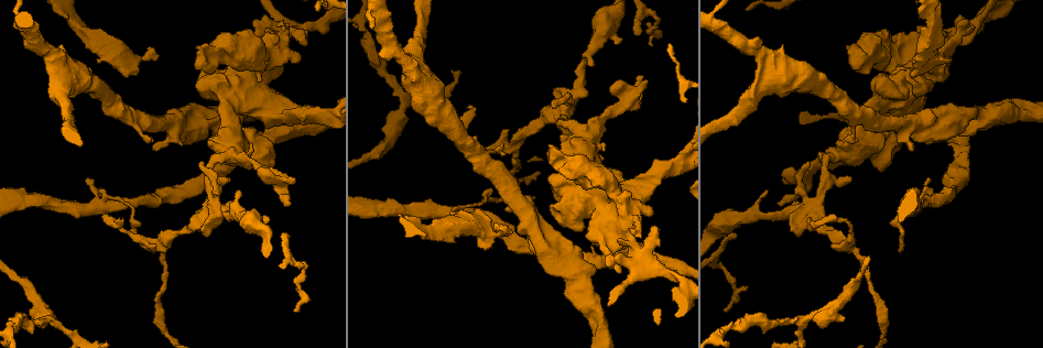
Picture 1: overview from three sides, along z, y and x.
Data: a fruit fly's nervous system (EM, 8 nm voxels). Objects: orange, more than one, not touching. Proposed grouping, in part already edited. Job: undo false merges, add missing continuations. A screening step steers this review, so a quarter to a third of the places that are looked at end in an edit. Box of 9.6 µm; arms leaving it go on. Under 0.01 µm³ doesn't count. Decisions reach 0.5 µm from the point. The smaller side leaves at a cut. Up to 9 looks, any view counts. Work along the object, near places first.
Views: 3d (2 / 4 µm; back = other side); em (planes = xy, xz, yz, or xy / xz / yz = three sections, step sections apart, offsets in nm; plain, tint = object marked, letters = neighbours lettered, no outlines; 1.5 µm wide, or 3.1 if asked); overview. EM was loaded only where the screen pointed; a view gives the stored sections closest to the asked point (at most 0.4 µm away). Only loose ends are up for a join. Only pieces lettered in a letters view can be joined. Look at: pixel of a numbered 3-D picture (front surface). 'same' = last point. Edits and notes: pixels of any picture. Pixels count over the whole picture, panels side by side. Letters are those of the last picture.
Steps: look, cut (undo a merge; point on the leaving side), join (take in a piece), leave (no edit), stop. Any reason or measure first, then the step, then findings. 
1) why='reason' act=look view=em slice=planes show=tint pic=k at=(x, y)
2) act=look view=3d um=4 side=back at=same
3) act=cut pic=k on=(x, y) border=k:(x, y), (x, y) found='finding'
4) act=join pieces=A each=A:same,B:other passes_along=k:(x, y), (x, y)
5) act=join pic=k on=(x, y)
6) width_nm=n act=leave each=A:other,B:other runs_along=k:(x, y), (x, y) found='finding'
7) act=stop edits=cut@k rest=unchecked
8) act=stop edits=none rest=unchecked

why='thick turns thin' act=look view=3d um=2 pic=1 at=(933, 23)

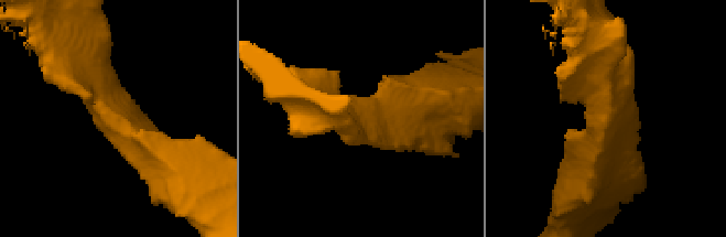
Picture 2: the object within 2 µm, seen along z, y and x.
arm_widths_nm=240,460 act=look view=em slice=planes show=letters pic=2 at=(363, 117)

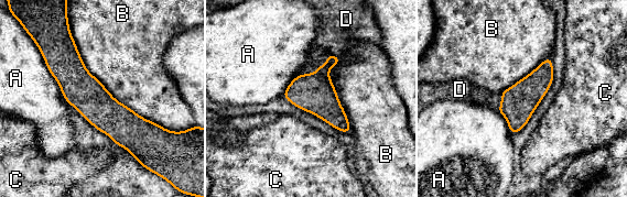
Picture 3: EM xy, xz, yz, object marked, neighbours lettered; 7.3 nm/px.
act=leave each=A:other,B:other,C:other,D:other border=3:(68, 23), (85, 67), (160, 124) found='continuous, no second cell'

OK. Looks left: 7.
why='three-way junction' act=look view=em slice=planes show=letters pic=1 at=(946, 58)

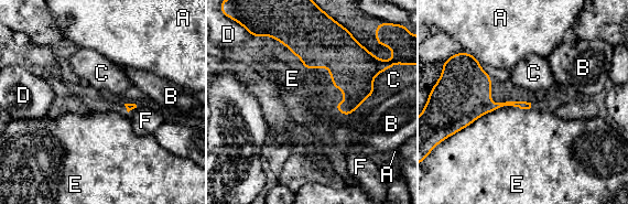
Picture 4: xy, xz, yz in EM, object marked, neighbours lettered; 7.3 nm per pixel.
longest_contact=E:600nm act=leave each=A:other,B:other,C:other,D:other,E:other,F:other border=4:(529, 108), (497, 108), (454, 135) found='none of them fits'

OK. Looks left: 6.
why='thin end' act=look view=em slice=xy step=8 show=tint pic=1 at=(810, 217)

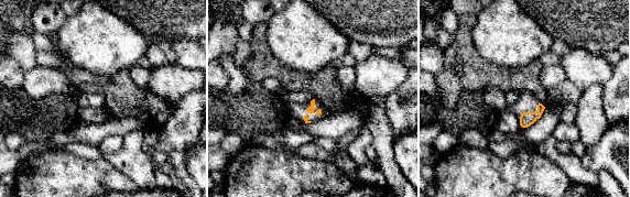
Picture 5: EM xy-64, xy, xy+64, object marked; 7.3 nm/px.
act=look view=em slice=planes show=letters at=same

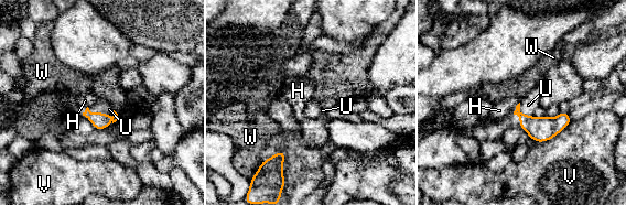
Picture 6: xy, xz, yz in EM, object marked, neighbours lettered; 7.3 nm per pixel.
act=join pieces=U each=H:other,U:same,V:other,W:other passes_along=6:(100, 120), (99, 112), (100, 106) found='the cell continues'

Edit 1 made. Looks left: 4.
act=look view=overview

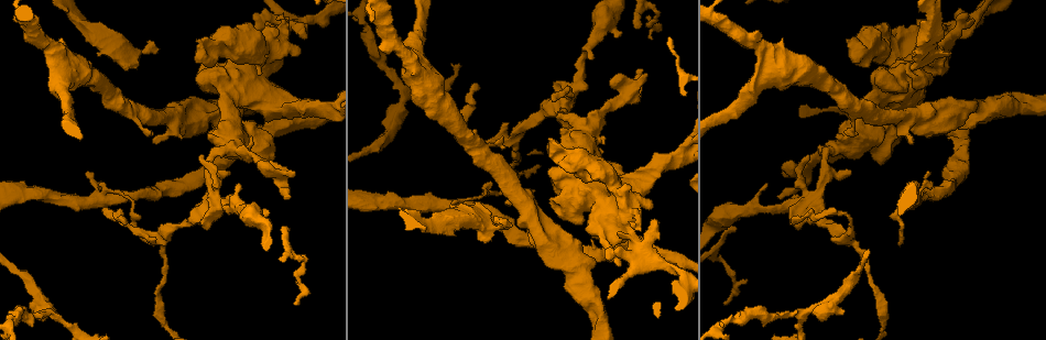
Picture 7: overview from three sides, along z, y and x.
why='a narrow waist' act=look view=3d um=4 pic=7 at=(803, 313)

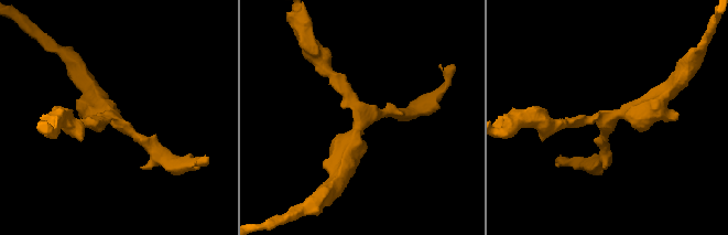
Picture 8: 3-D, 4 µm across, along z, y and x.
why='need the tissue' act=look view=em slice=planes show=tint pic=8 at=(358, 119)

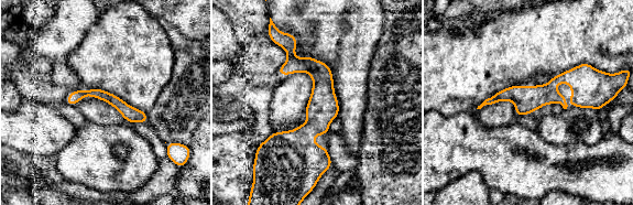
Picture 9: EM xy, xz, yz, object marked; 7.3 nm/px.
why='what lies round it' act=look view=em slice=planes show=letters at=same

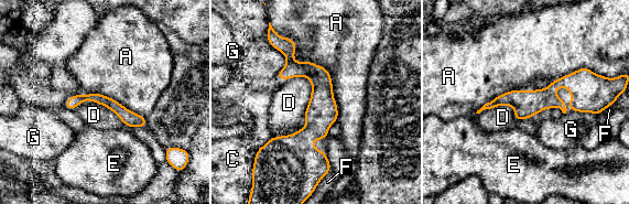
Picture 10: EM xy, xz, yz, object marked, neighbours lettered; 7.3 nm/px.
act=leave each=A:other,C:other,D:other,E:other,F:other,G:other runs_along=10:(291, 44), (290, 60), (318, 82), (311, 171) found='one cell here'

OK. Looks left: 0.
act=stop edits=join@6 rest=unchecked

